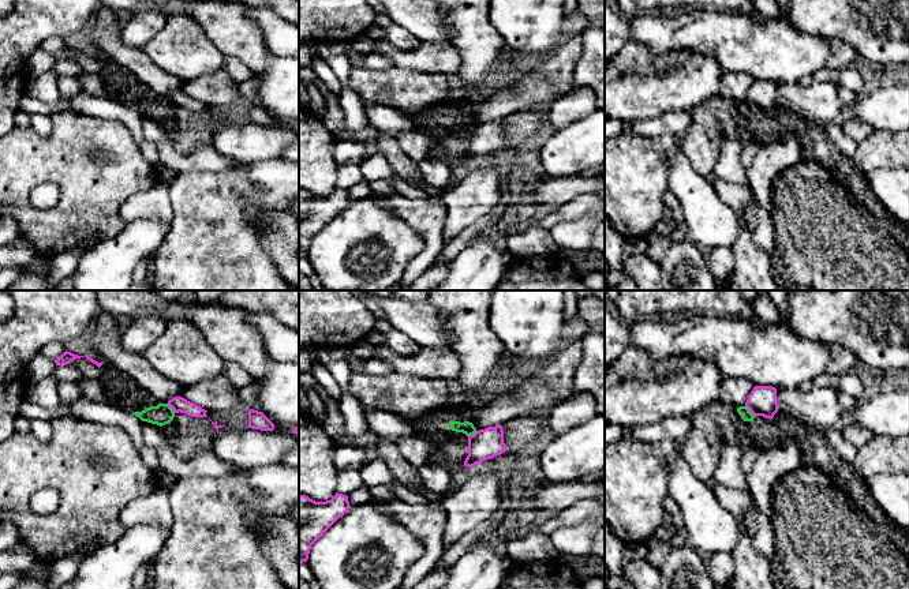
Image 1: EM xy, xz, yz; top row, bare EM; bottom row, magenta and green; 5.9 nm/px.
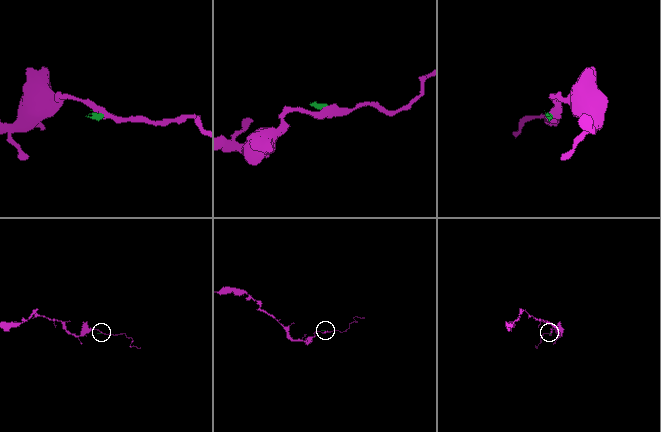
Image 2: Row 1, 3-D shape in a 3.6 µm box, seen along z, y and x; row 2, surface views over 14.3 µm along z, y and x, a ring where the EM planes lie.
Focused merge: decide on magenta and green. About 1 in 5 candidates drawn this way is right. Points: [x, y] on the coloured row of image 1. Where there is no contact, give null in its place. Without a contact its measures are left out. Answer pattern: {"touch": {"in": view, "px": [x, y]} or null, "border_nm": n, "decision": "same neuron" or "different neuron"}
{"touch": {"in": "yz", "px": [749, 411]}, "border_nm": 90, "decision": "different neuron"}

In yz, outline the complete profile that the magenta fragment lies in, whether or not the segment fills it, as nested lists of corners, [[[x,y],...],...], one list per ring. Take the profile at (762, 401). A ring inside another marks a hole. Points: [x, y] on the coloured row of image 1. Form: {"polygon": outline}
{"polygon": [[[755,386],[745,406],[753,416],[773,419],[779,406],[777,402],[777,389],[771,386]]]}

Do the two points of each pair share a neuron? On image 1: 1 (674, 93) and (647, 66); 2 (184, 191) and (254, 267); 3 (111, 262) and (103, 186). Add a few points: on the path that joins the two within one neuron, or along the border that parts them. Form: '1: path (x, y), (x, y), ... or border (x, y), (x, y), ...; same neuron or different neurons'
1: path (668, 86), (654, 72); same neuron
2: path (205, 212), (205, 224), (234, 252); same neuron
3: border (128, 222), (115, 235), (101, 240); different neurons

